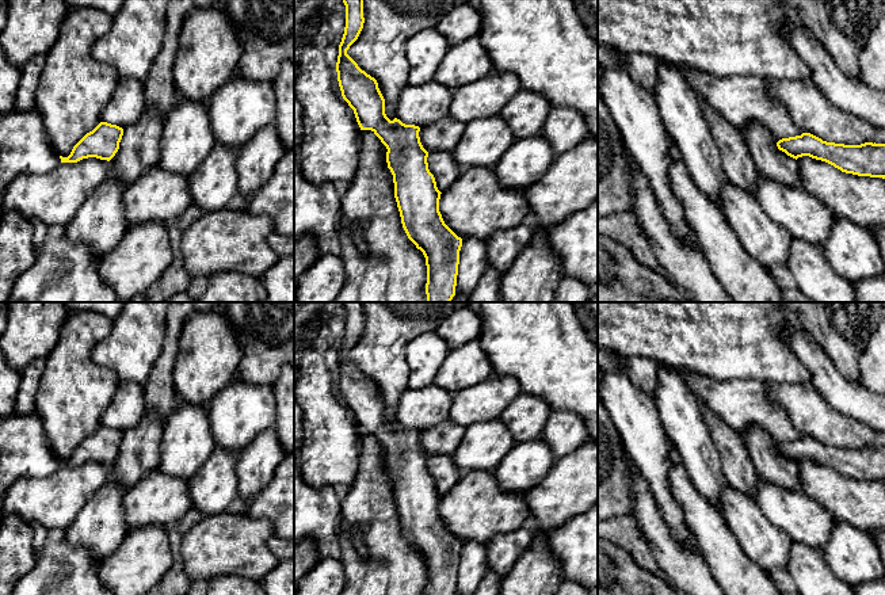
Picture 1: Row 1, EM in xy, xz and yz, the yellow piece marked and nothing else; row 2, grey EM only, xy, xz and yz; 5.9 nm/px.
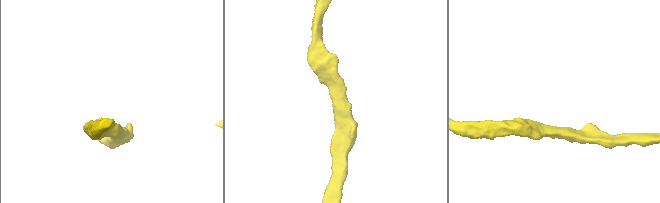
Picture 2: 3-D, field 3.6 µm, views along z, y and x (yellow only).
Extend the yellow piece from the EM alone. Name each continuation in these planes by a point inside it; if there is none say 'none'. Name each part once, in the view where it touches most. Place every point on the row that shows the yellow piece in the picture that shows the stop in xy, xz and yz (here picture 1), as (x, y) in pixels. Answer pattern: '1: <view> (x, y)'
1: xz (380, 50)

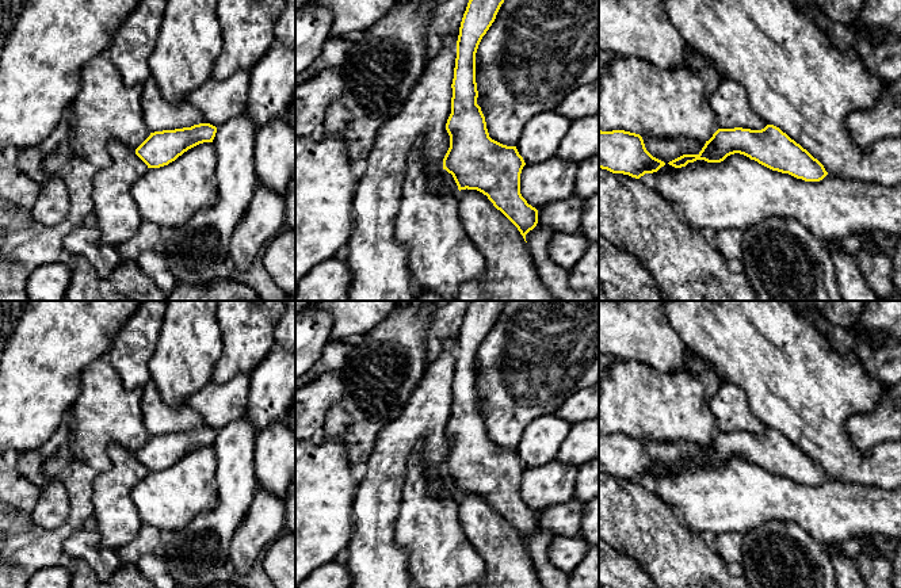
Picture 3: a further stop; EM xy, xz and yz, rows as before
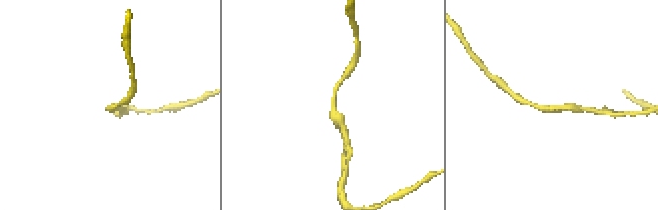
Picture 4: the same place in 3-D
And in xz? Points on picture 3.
1: xz (537, 52)

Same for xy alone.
1: xy (170, 195)

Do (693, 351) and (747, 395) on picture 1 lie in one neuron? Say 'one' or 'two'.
one

